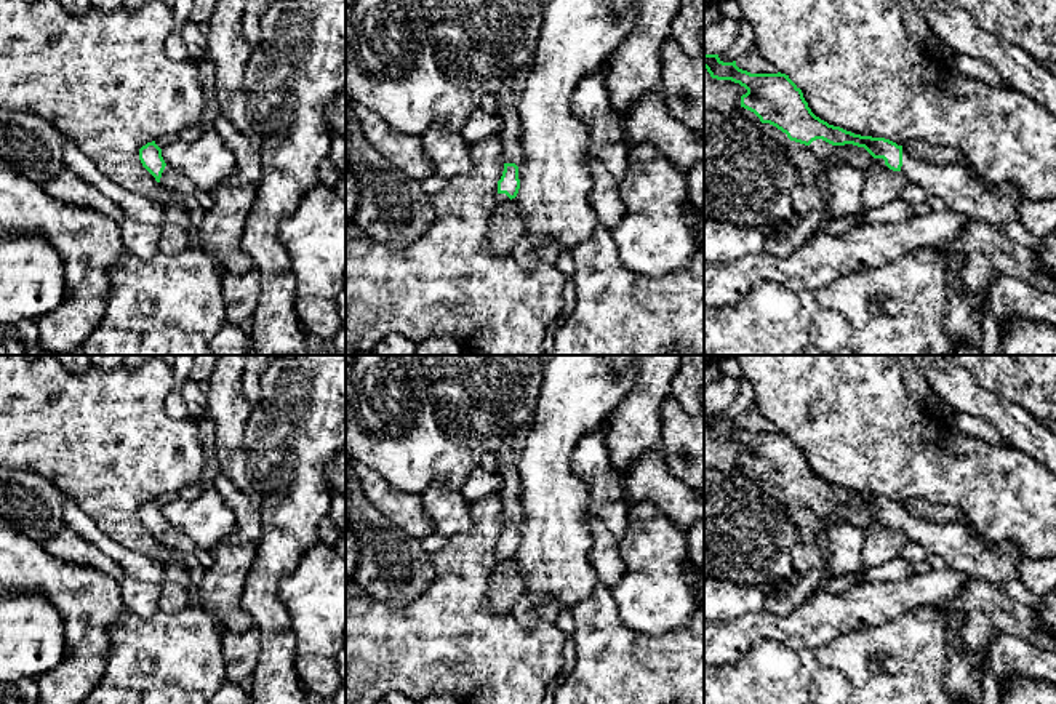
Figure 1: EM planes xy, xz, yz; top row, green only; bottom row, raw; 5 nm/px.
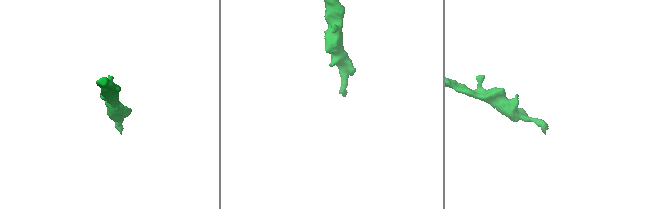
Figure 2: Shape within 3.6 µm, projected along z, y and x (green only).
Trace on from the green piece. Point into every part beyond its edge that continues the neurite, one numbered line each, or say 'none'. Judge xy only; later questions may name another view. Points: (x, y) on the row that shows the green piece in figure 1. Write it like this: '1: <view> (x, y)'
1: xy (172, 180)

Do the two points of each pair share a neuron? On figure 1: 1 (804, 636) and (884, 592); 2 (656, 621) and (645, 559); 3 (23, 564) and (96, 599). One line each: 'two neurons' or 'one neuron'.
1: one neuron
2: one neuron
3: one neuron

